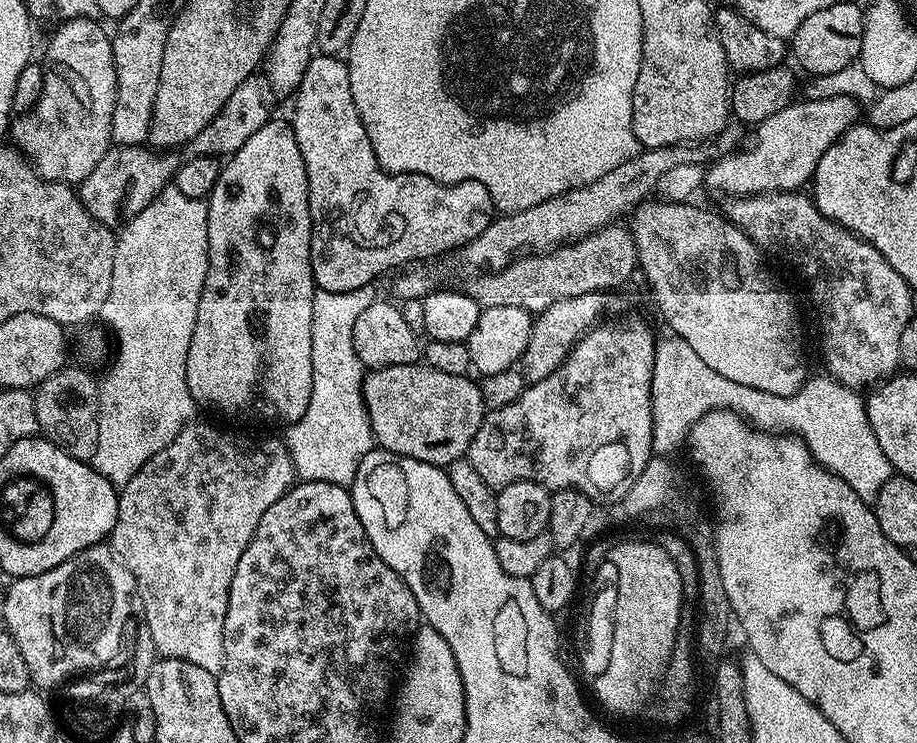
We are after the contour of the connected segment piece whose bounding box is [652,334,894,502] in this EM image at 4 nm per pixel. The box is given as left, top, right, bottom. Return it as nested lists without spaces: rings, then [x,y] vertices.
[[[668,334],[668,337],[657,339],[656,353],[654,354],[654,374],[652,375],[652,451],[656,454],[672,454],[676,447],[683,445],[687,441],[688,435],[692,427],[699,422],[707,412],[736,412],[739,416],[744,417],[753,428],[758,428],[762,432],[771,432],[773,434],[792,433],[800,437],[804,441],[804,445],[812,451],[812,457],[818,461],[828,472],[833,472],[838,478],[842,478],[846,482],[846,486],[850,486],[850,490],[854,490],[854,494],[858,494],[865,502],[875,501],[878,490],[882,490],[882,486],[886,486],[886,482],[894,474],[892,463],[886,458],[886,454],[882,454],[882,446],[878,446],[878,438],[874,438],[874,430],[868,421],[868,410],[866,400],[857,389],[848,388],[844,384],[838,383],[827,374],[821,376],[809,375],[801,384],[799,392],[795,392],[793,396],[779,396],[778,394],[770,394],[766,390],[758,390],[754,386],[742,386],[738,382],[730,382],[730,378],[722,378],[722,374],[718,374],[718,370],[712,369],[711,366],[706,366],[706,362],[702,362],[702,358],[698,358],[698,353],[692,349],[686,341],[678,335]]]

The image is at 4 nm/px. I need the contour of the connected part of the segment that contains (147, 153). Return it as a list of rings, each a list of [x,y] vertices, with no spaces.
[[[116,144],[109,146],[106,154],[98,161],[98,166],[90,170],[85,180],[78,185],[78,195],[82,206],[97,224],[104,224],[113,230],[133,220],[163,188],[173,183],[177,170],[182,163],[175,151],[156,151],[139,144]]]

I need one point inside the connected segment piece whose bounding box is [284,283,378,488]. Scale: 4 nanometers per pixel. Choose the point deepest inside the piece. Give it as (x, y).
(327, 444)

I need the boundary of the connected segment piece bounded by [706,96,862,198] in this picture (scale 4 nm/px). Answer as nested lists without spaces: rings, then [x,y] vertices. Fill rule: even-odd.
[[[824,96],[821,100],[797,99],[791,104],[787,104],[778,114],[770,114],[762,123],[755,125],[752,136],[752,145],[749,148],[741,147],[727,154],[721,155],[707,169],[706,184],[716,192],[725,192],[725,197],[733,196],[759,196],[762,192],[794,192],[803,189],[816,173],[818,162],[846,130],[850,130],[861,119],[862,108],[856,105],[856,100],[852,96]]]

